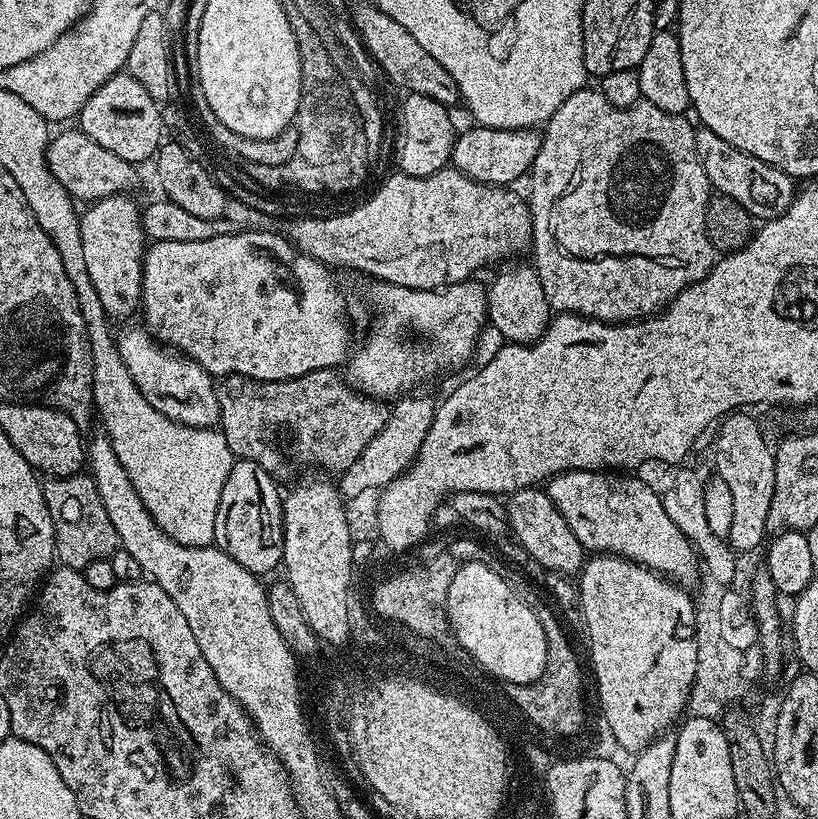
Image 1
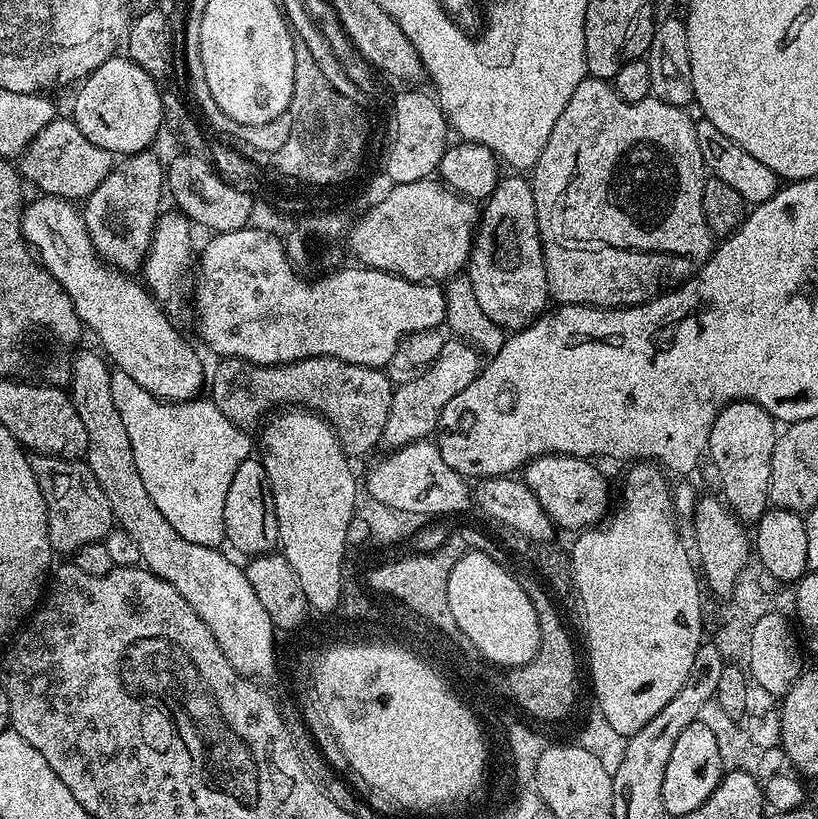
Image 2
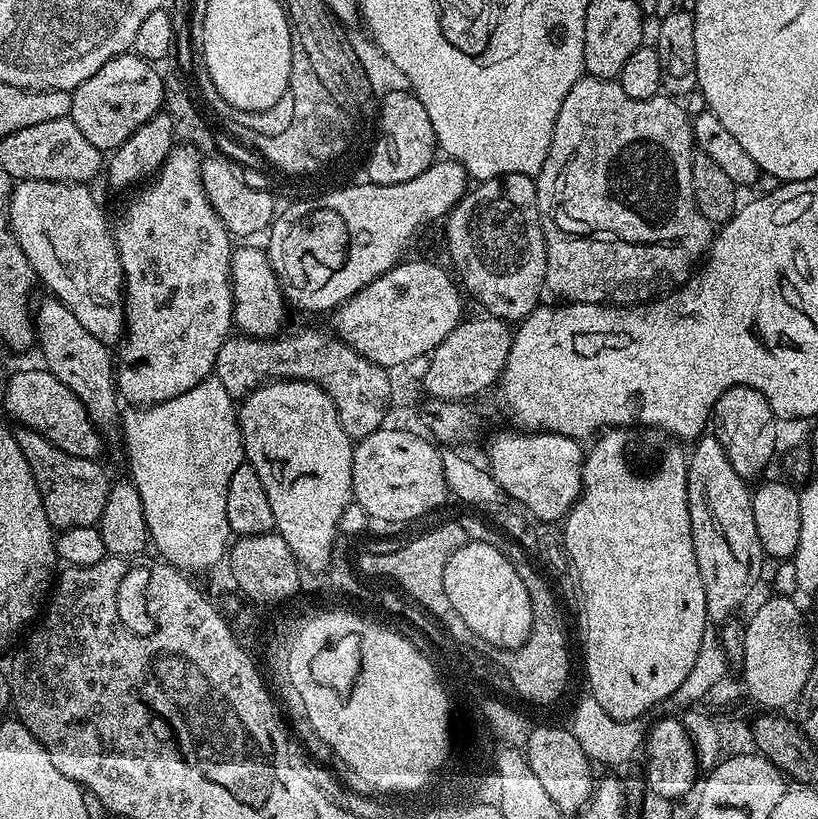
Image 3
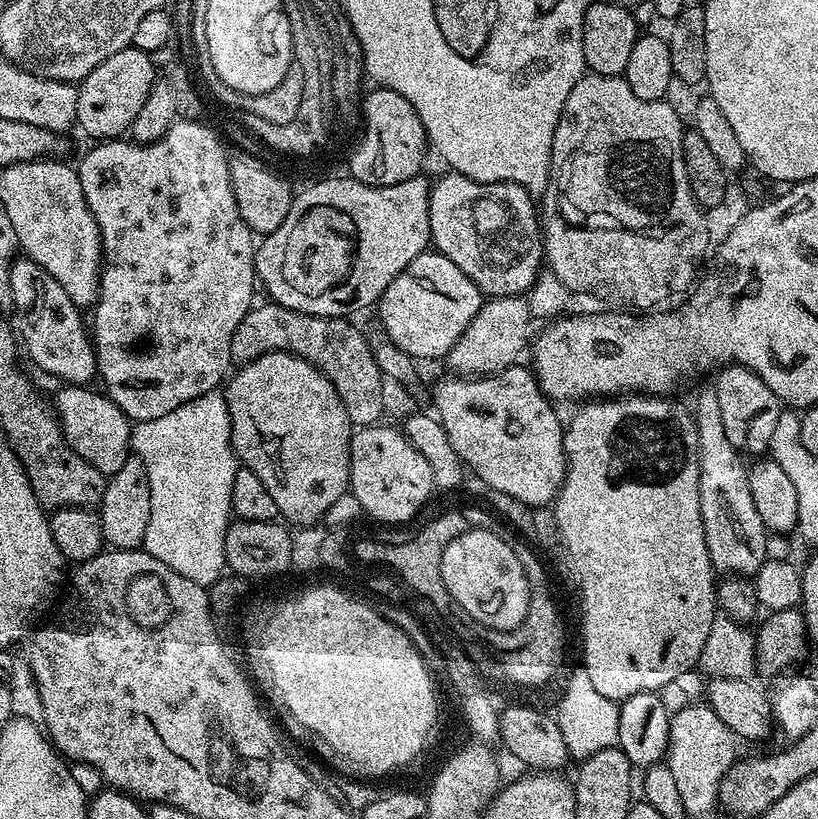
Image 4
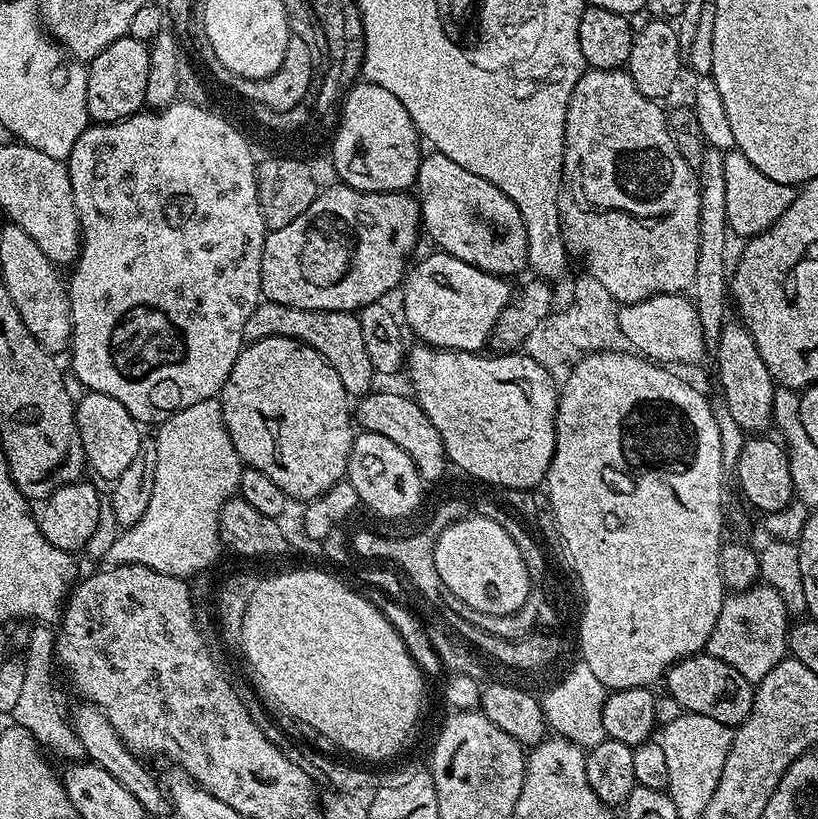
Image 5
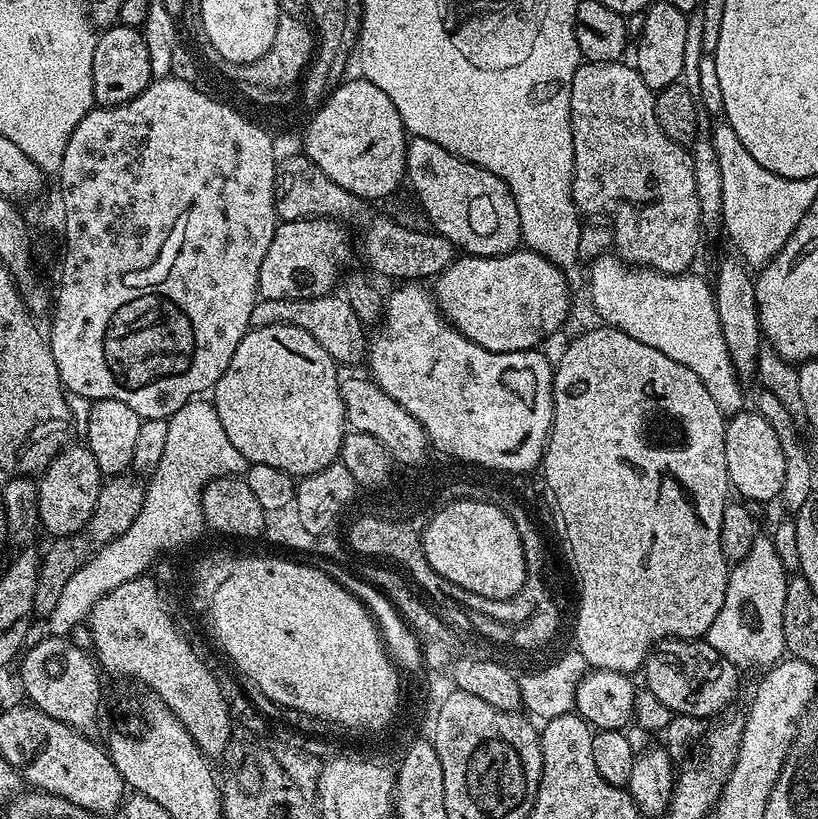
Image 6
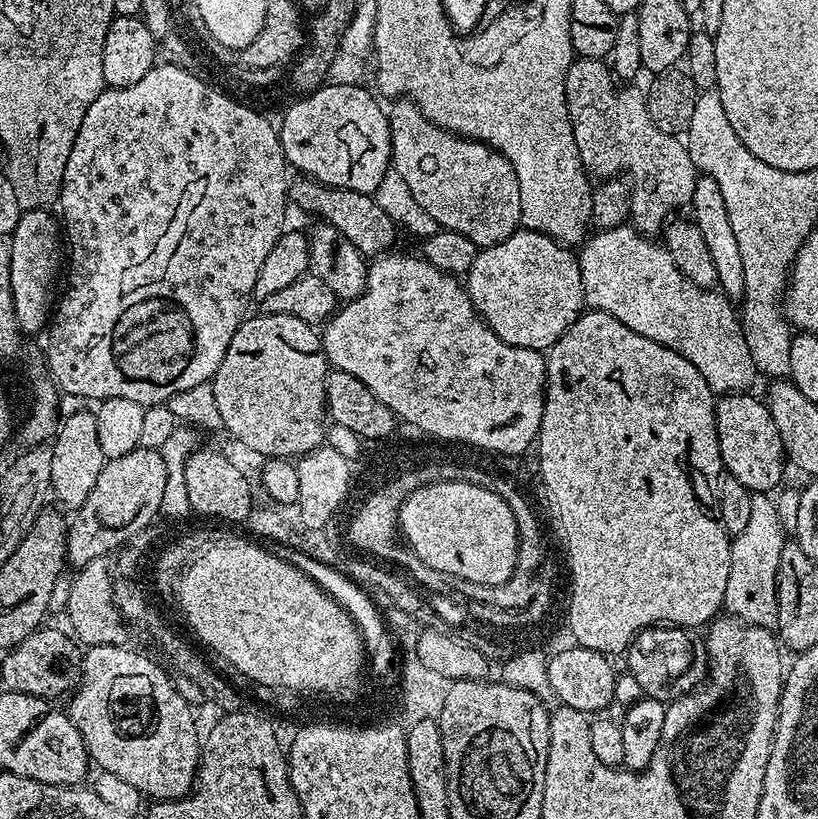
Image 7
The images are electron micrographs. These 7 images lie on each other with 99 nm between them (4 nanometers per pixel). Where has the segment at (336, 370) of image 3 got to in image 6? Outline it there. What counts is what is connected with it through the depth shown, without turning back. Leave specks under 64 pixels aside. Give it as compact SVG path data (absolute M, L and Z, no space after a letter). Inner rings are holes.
M343 294L298 298L297 300L257 299L254 310L250 310L251 327L261 328L279 324L289 324L306 330L312 335L314 342L322 346L322 350L332 355L337 365L356 364L359 360L361 363L365 359L366 336L364 340L364 331L366 331L366 325L358 318L358 314L354 314L354 306L350 306L347 296Z

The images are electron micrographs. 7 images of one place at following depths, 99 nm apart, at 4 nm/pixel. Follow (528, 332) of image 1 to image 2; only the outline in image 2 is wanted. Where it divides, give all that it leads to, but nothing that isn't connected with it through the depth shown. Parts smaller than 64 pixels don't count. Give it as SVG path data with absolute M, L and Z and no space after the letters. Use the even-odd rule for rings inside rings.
M508 175L496 183L496 189L488 197L479 213L478 223L474 228L472 253L468 256L466 271L474 288L474 295L478 298L478 303L482 306L486 317L505 330L519 330L528 327L539 316L544 315L550 304L550 293L544 265L544 245L540 243L540 227L536 221L532 185L525 177L524 180L520 177L523 175Z

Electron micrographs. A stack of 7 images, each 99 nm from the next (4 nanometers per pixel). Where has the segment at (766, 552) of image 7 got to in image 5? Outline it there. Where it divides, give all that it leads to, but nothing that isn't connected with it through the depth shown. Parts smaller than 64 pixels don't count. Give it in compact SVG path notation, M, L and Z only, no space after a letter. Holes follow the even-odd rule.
M760 582L755 588L725 595L722 614L718 614L718 622L714 622L714 630L708 639L707 655L722 658L722 662L726 662L726 666L734 666L734 670L738 670L742 678L759 682L762 678L766 678L766 674L770 674L770 670L774 670L774 666L778 666L781 660L785 659L789 651L790 621L788 620L790 613L783 598L780 597L778 590L766 583Z

